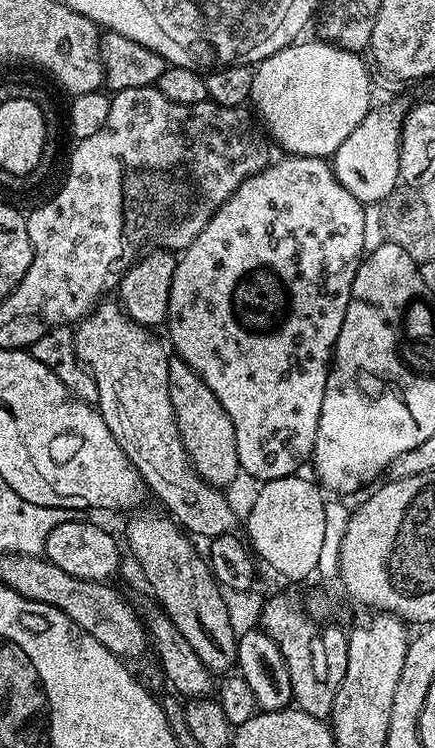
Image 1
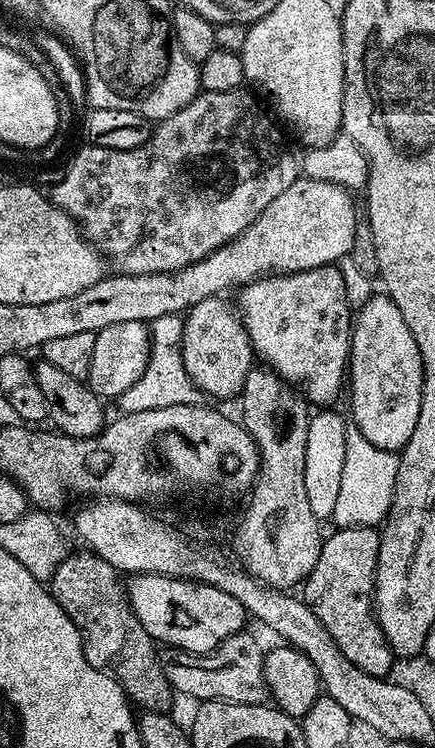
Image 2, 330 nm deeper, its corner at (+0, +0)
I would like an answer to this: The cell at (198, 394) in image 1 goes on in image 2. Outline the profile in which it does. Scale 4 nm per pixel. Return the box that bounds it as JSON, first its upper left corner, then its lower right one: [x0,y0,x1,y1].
[182,296,254,400]

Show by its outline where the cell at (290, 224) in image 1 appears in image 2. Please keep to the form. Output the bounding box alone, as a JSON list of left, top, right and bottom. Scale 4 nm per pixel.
[238,266,354,406]

